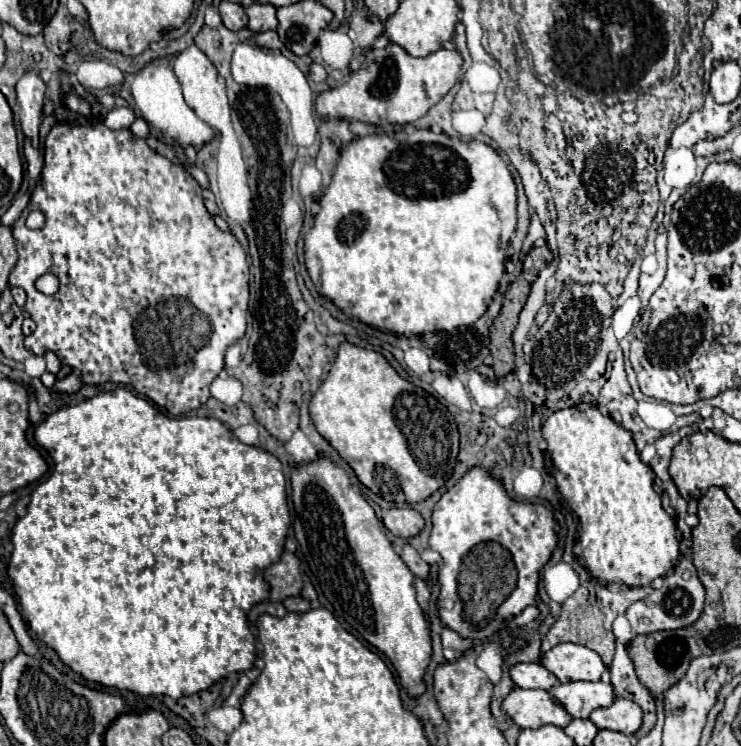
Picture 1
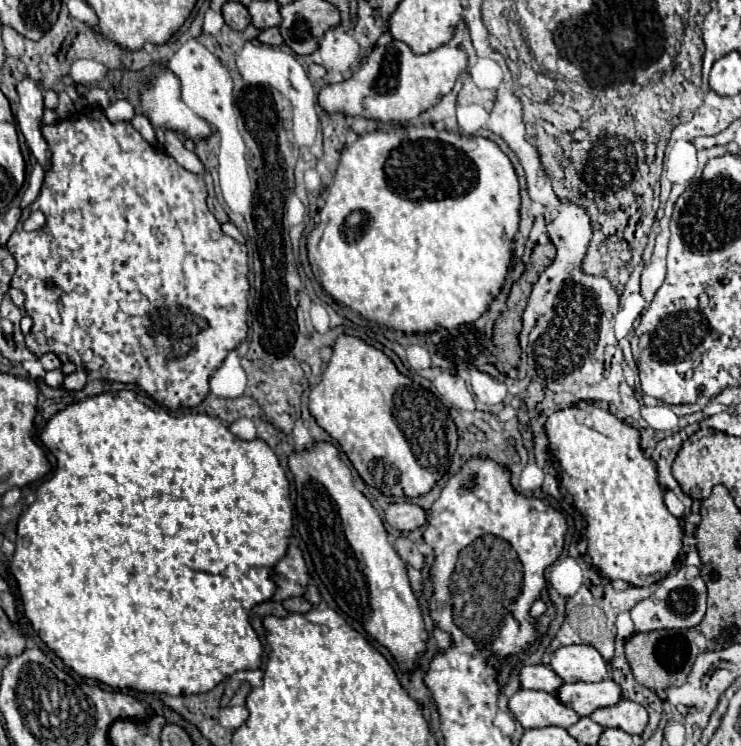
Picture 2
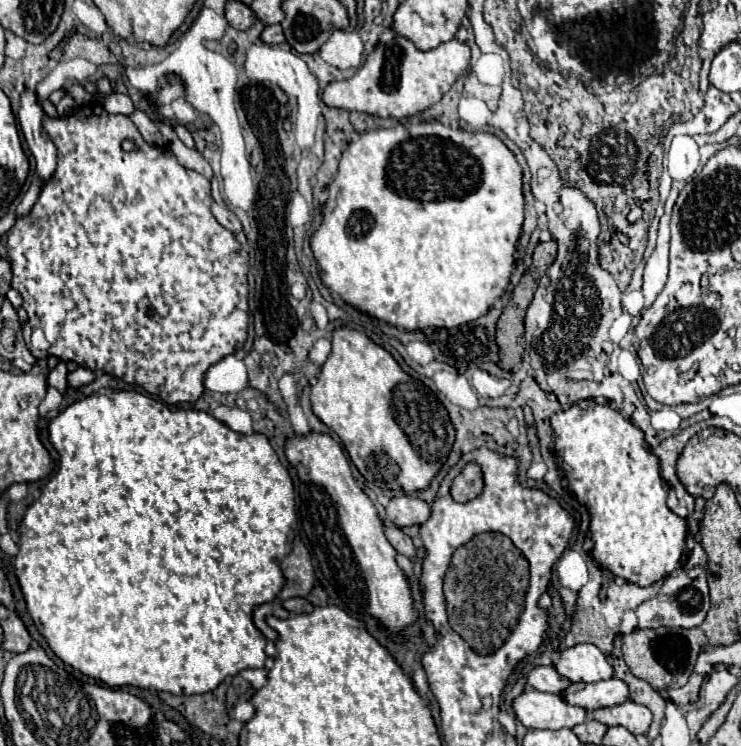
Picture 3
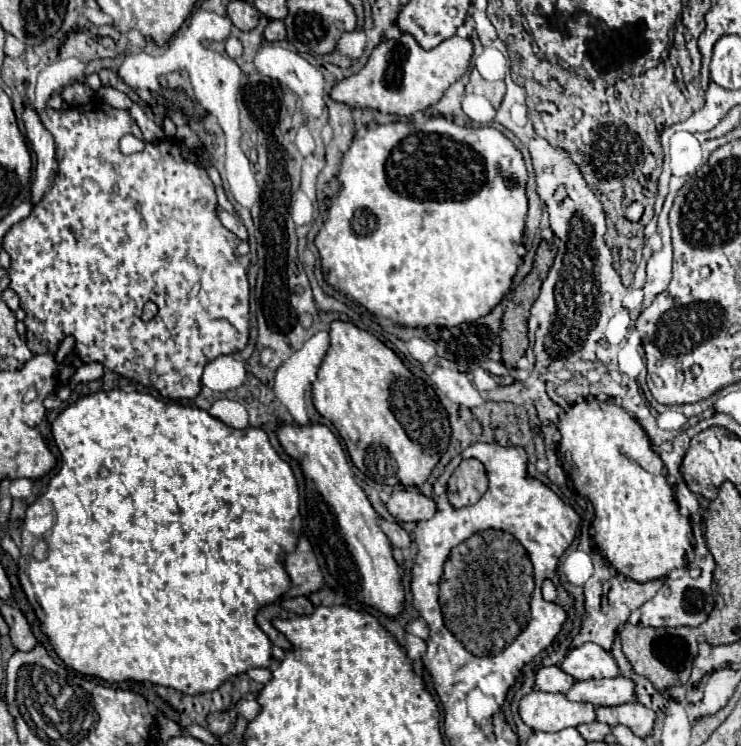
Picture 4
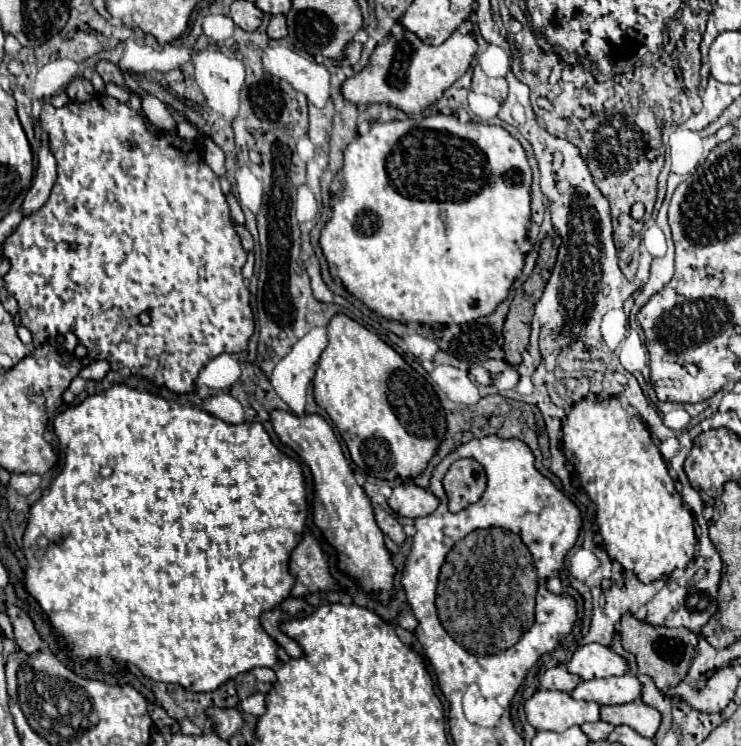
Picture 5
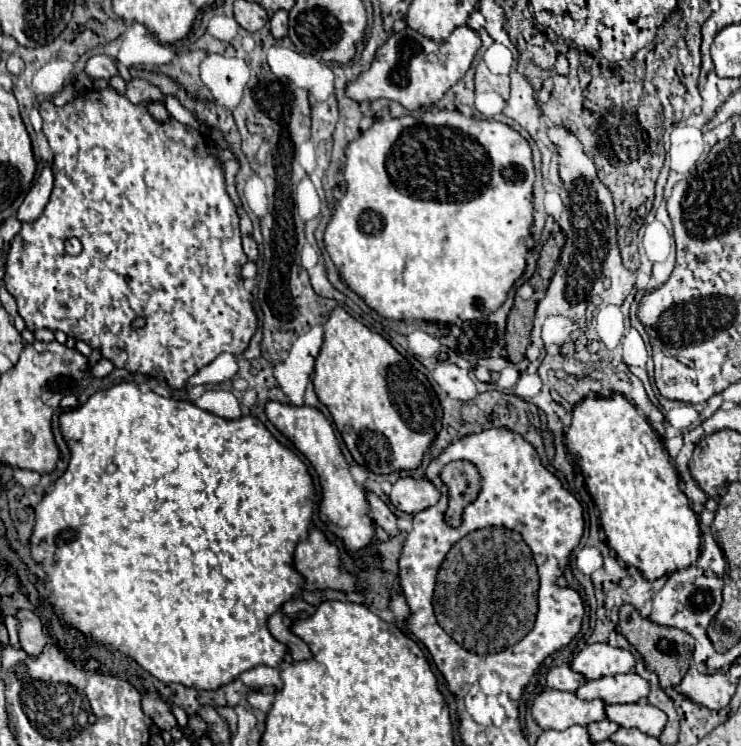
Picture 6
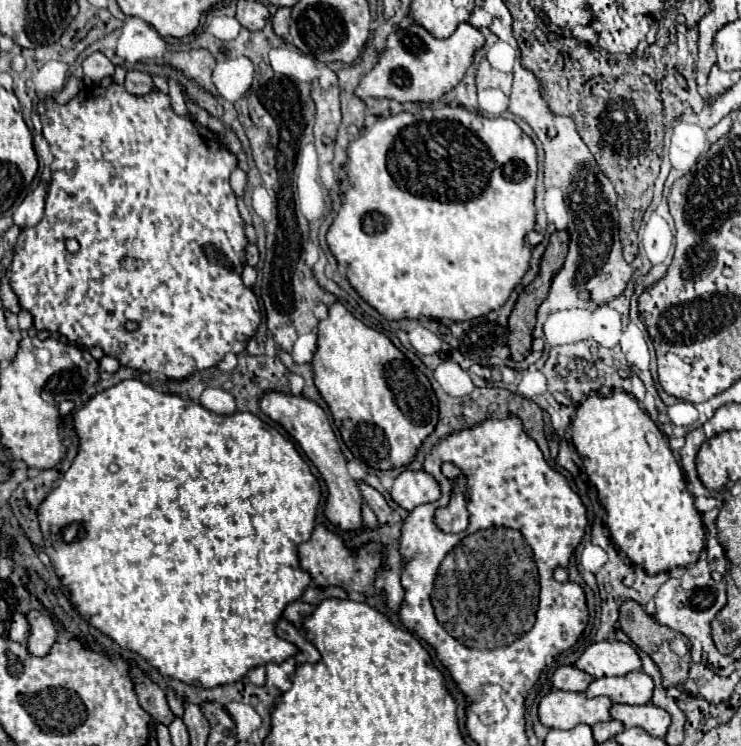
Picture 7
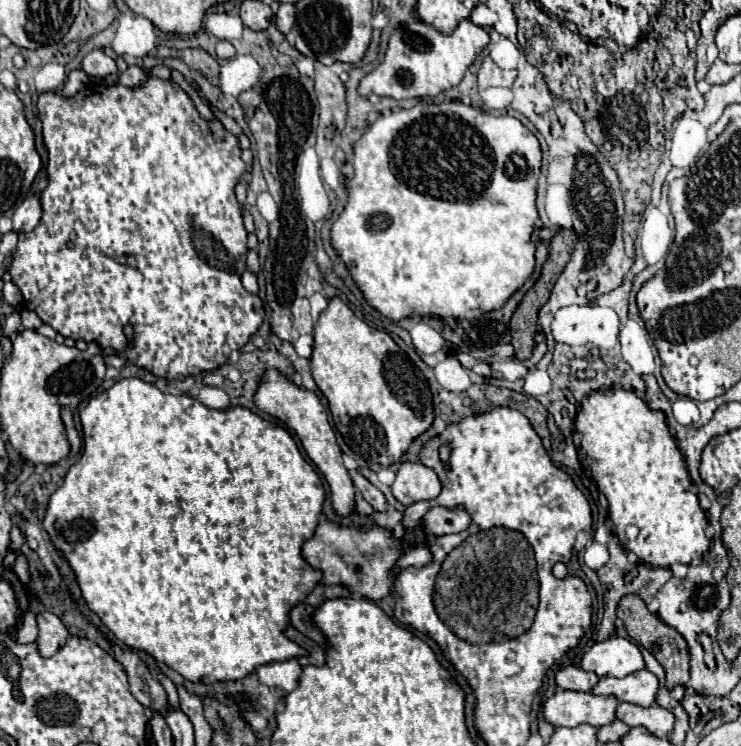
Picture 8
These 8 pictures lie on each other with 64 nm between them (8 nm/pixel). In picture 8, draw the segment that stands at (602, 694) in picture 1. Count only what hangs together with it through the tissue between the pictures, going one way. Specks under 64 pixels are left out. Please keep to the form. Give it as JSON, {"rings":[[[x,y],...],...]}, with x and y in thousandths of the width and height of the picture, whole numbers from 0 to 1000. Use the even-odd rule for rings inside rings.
{"rings":[[[874,898],[853,901],[842,909],[810,909],[810,914],[799,922],[799,930],[831,933],[837,941],[850,941],[858,946],[880,946],[888,925],[888,909]]]}

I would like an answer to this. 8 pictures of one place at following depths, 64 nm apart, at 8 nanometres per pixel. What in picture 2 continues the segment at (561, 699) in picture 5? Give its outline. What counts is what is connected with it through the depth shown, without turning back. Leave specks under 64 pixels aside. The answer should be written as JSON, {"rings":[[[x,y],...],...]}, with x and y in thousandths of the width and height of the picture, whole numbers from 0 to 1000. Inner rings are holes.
{"rings":[[[702,922],[686,938],[686,949],[707,976],[769,976],[783,962],[777,954],[769,954],[769,949],[764,949],[748,930],[731,925]]]}

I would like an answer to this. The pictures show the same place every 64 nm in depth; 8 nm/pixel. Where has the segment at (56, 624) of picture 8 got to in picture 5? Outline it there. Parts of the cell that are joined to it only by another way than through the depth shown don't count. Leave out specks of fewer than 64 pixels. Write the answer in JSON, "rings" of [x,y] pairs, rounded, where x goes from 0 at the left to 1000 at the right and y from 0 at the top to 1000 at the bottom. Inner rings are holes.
{"rings":[[[11,812],[8,815],[8,823],[19,839],[19,855],[22,855],[22,863],[30,874],[40,877],[40,874],[49,874],[54,869],[54,853],[51,847],[46,845],[46,836],[43,831],[38,828],[38,823],[24,815],[24,812]]]}

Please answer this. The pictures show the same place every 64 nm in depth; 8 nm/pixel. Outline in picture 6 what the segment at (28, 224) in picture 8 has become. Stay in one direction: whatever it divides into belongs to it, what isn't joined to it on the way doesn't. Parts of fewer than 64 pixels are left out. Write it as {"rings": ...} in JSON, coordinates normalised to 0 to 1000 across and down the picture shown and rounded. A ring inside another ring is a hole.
{"rings":[[[57,220],[54,236],[49,241],[49,247],[40,252],[40,257],[35,260],[30,276],[24,279],[24,295],[27,298],[43,298],[49,295],[59,276],[65,273],[67,257],[70,257],[70,247],[73,247],[73,231],[67,220]]]}

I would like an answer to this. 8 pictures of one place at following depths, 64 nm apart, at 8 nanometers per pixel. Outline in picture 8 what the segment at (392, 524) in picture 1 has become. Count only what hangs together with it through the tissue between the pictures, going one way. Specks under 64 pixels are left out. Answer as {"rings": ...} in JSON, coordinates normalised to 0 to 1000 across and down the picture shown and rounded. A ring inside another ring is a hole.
{"rings":[[[543,619],[529,649],[529,662],[543,678],[586,670],[594,662],[594,643],[586,630],[567,619]]]}

